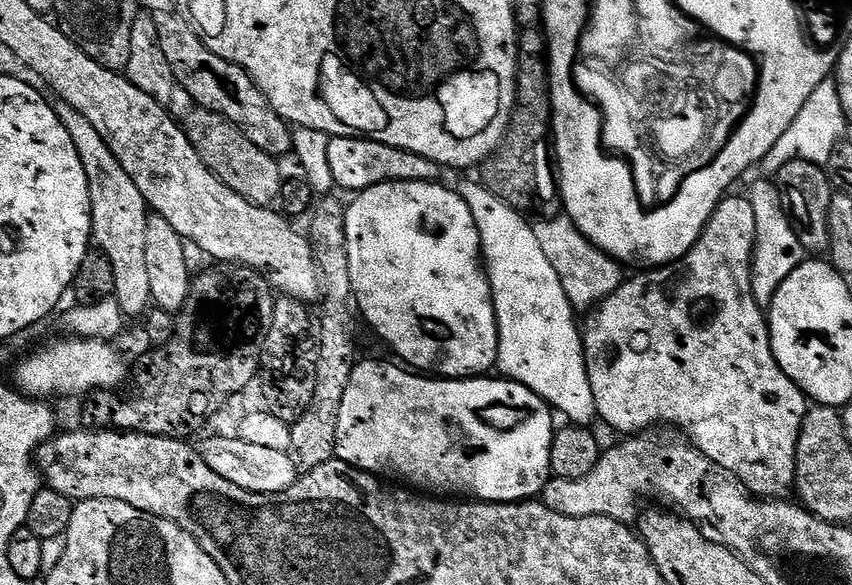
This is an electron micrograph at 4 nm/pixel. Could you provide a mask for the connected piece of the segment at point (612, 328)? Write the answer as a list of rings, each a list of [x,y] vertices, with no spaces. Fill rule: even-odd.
[[[729,194],[714,210],[682,266],[660,266],[625,279],[614,294],[600,301],[582,335],[588,377],[601,421],[617,428],[620,434],[635,434],[661,422],[688,428],[684,430],[692,443],[715,464],[735,472],[753,493],[772,498],[775,492],[793,487],[798,434],[810,401],[774,358],[768,317],[751,290],[754,250],[754,211],[749,197]]]

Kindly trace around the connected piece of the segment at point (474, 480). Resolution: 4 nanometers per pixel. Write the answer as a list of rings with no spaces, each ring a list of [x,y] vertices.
[[[361,359],[355,365],[349,386],[345,389],[338,422],[335,455],[339,459],[381,478],[401,476],[409,480],[404,481],[409,485],[444,498],[514,504],[543,493],[553,475],[552,443],[558,431],[558,424],[552,421],[552,405],[525,384],[496,374],[475,378],[437,378],[396,364],[388,360]]]

